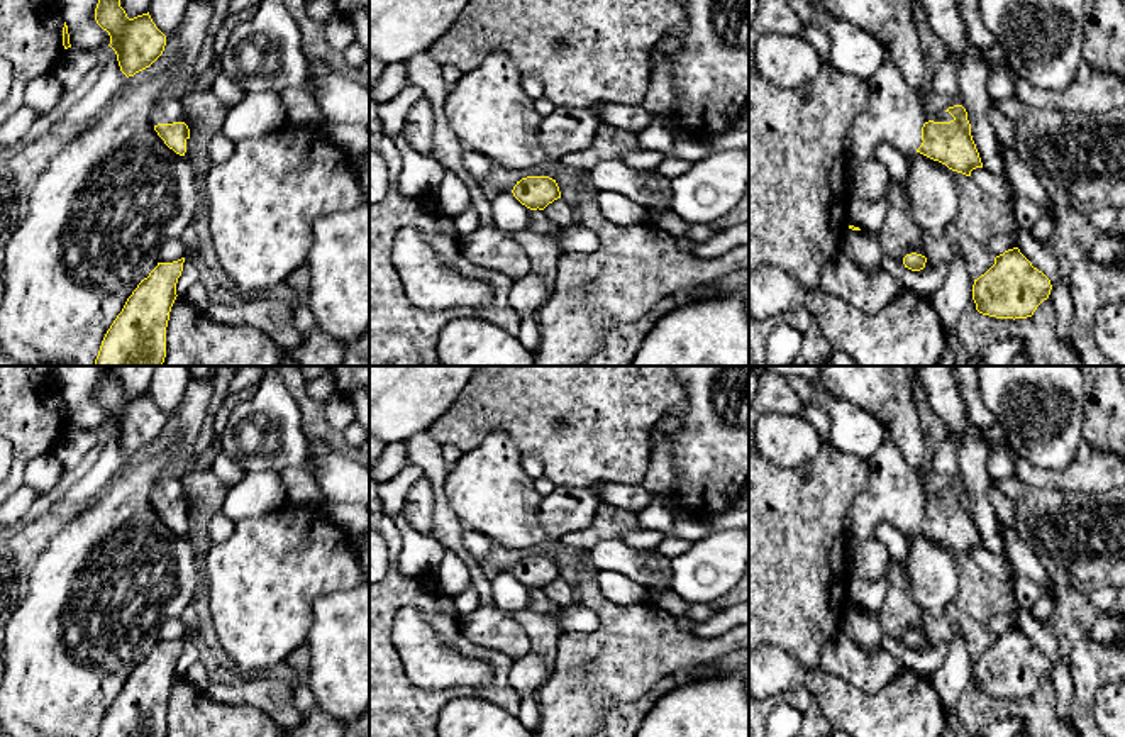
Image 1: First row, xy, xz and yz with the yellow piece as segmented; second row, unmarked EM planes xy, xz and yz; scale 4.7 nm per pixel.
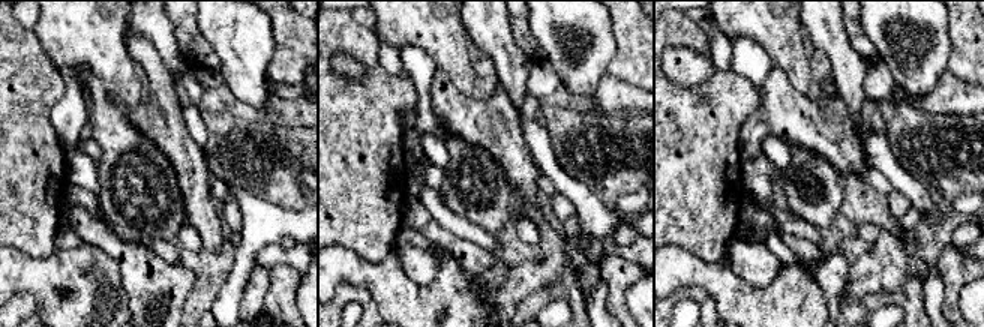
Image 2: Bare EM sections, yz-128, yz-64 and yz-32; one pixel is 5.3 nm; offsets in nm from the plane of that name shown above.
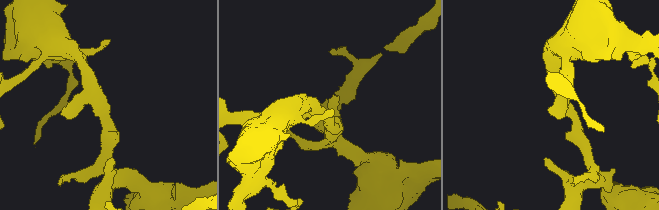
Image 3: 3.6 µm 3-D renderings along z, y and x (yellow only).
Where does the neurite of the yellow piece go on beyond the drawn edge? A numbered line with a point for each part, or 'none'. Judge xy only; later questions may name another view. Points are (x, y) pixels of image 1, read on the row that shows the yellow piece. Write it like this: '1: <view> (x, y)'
1: xy (166, 110)

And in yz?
1: yz (895, 114)

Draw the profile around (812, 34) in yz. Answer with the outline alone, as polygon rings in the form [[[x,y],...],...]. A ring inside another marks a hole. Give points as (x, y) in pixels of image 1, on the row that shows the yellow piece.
[[[815,24],[803,25],[801,41],[813,46],[817,49],[823,66],[829,66],[830,37],[822,27],[818,27]]]

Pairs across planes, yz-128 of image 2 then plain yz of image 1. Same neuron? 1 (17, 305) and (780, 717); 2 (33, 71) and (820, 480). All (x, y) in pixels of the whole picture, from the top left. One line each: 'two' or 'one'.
1: two
2: one

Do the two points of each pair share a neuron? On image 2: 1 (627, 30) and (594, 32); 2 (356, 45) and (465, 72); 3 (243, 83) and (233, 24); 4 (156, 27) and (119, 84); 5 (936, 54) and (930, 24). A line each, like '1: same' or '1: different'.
1: different
2: different
3: same
4: different
5: same

